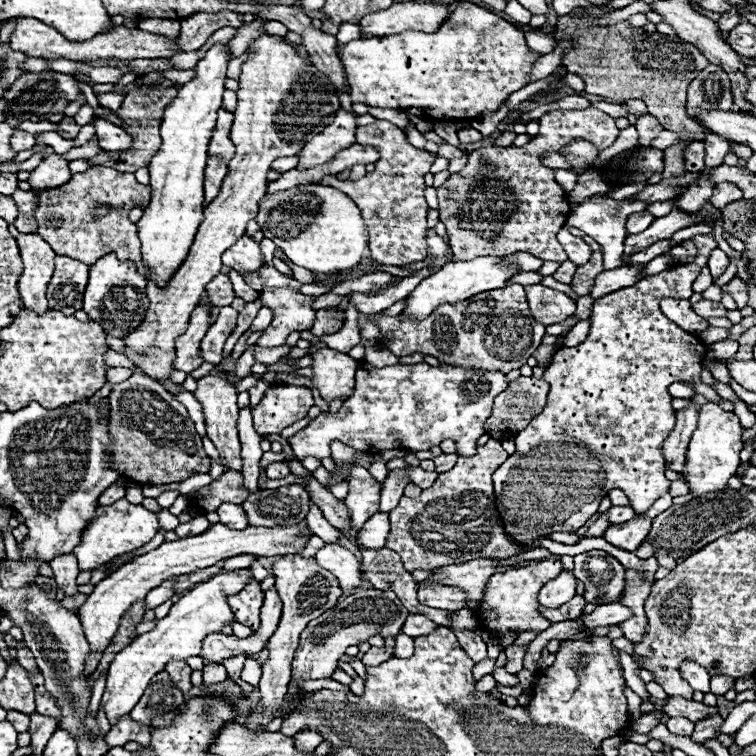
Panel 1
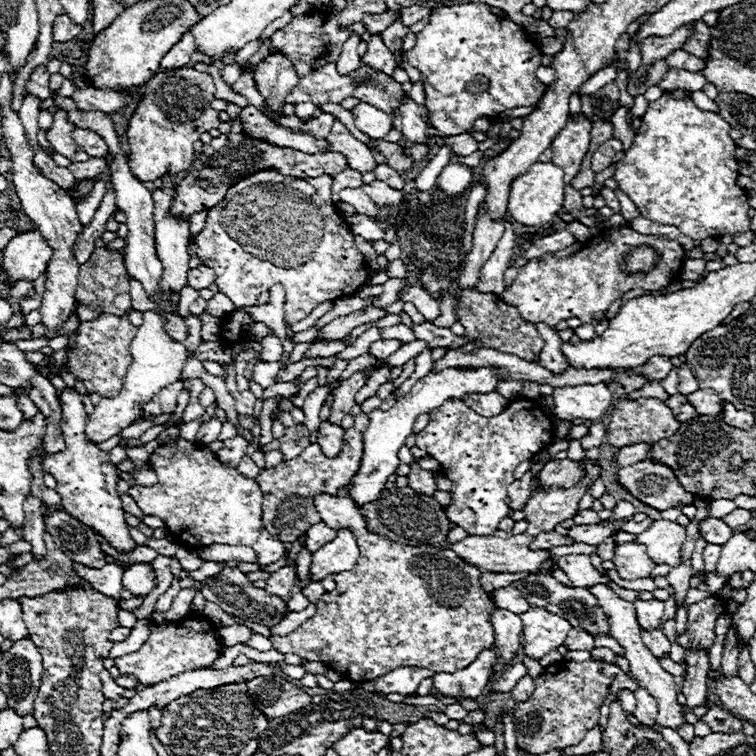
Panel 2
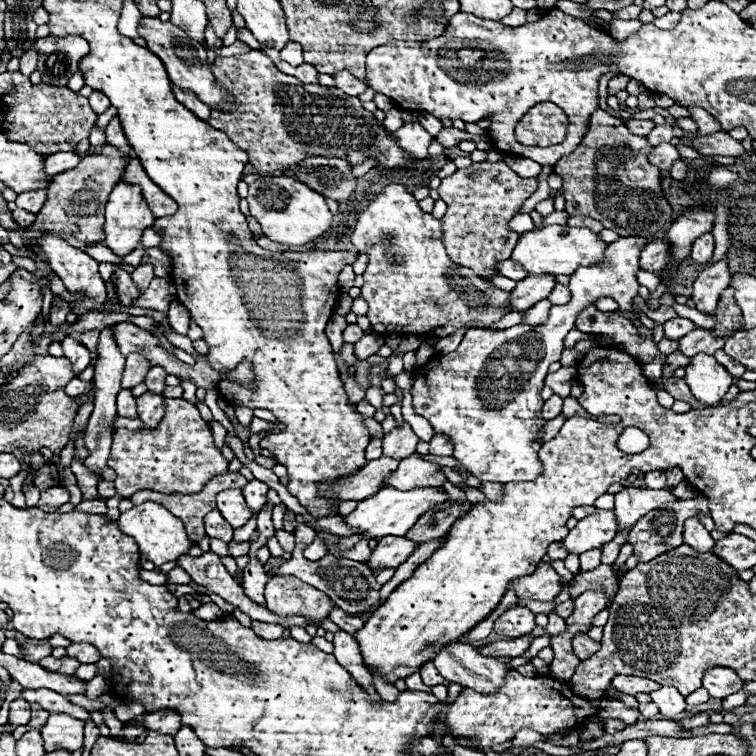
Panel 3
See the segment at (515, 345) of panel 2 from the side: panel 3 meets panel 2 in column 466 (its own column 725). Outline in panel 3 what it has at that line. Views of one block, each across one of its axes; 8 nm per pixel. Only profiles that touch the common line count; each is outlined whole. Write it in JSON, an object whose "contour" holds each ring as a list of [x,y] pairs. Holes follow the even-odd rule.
{"contour":[[[726,288],[726,292],[722,292],[718,300],[718,308],[712,318],[716,320],[716,326],[712,328],[716,336],[730,336],[732,332],[742,330],[742,312],[734,300],[732,288]]]}

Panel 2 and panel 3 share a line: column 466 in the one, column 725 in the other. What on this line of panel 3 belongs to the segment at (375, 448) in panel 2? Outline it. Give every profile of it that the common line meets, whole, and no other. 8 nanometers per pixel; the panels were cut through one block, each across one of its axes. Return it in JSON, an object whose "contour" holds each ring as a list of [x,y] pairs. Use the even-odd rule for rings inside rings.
{"contour":[[[704,352],[692,356],[690,364],[684,370],[684,382],[690,386],[694,398],[706,406],[718,404],[734,380],[726,368],[716,362],[714,356]]]}

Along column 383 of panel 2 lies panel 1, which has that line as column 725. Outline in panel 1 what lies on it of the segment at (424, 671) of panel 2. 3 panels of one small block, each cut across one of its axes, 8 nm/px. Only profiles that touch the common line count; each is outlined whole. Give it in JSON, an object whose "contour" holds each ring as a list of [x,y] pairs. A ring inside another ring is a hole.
{"contour":[[[716,676],[716,678],[712,678],[712,682],[710,682],[710,690],[712,690],[712,694],[716,694],[716,696],[726,694],[732,686],[734,686],[734,678],[730,678],[730,676]]]}

